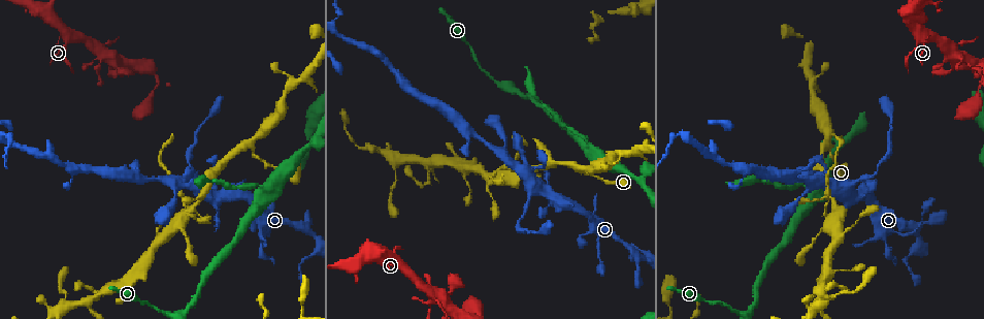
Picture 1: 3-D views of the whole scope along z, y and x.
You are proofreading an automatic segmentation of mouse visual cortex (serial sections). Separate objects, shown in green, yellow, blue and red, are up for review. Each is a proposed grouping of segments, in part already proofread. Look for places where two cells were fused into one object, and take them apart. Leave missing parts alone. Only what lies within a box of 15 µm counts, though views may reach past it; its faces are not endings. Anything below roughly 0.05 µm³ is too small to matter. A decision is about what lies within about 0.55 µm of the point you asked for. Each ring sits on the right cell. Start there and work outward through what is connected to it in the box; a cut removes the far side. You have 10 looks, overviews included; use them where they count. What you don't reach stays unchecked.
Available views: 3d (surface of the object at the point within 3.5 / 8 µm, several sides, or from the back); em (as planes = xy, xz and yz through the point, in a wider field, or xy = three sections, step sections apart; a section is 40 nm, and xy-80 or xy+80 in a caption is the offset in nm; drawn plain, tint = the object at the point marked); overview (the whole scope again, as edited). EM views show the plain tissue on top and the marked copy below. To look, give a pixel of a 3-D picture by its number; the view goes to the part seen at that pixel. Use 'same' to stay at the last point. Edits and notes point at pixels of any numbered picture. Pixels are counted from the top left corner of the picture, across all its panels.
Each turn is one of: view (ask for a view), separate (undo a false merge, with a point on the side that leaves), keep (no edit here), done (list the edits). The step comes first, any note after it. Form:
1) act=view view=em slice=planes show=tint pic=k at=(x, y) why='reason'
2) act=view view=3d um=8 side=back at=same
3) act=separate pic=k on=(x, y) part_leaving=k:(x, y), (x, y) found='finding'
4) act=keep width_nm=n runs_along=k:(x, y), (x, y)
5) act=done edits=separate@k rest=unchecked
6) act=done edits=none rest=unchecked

act=view view=3d um=3.5 pic=1 at=(581, 237) why='calibre changes'

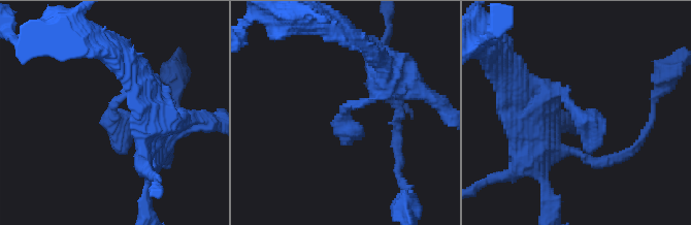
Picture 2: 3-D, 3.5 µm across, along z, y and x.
act=view view=em slice=xy step=2 show=tint pic=2 at=(578, 112)

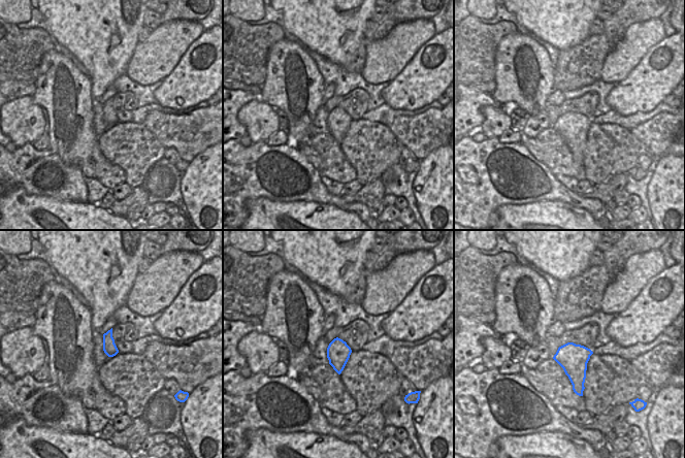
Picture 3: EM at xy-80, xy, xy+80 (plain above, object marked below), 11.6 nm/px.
act=keep found='all the same cell'

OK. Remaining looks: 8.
act=view view=3d um=3.5 pic=1 at=(836, 208) why='thin neck'

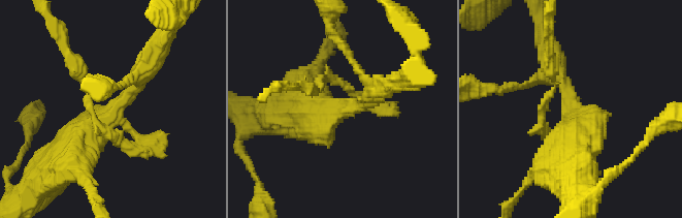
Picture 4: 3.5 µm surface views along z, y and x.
act=view view=em slice=xy step=1 show=tint pic=4 at=(346, 109) why='need the tissue'

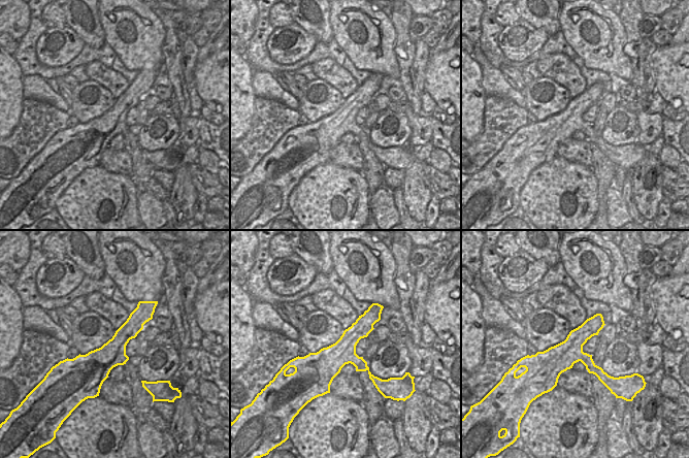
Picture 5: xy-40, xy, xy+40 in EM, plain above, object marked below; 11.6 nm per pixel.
act=view view=em slice=xy step=5 show=tint at=same why='cut it another way'

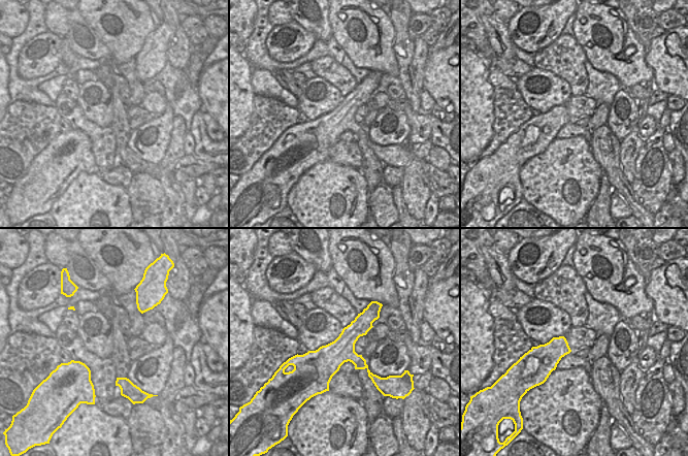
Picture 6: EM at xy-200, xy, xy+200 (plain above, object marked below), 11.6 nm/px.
act=keep width_nm=320 runs_along=6:(377, 314), (325, 360), (303, 360) found='all the same cell'

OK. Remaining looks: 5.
act=view view=3d um=8 pic=1 at=(430, 301) why='looks like a crossing'

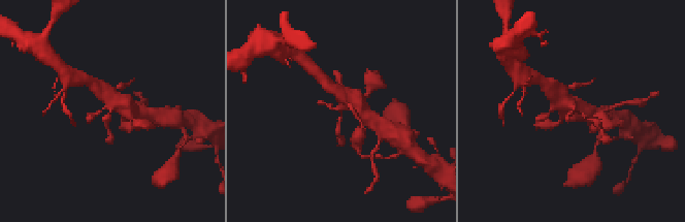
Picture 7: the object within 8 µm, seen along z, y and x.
act=view view=3d um=3.5 side=back pic=7 at=(569, 106)

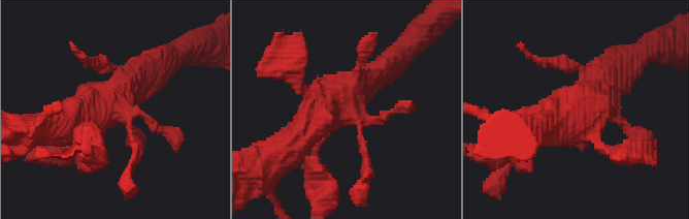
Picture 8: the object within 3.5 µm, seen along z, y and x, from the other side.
act=view view=em slice=xy step=3 show=tint pic=8 at=(122, 112) why='now the EM'

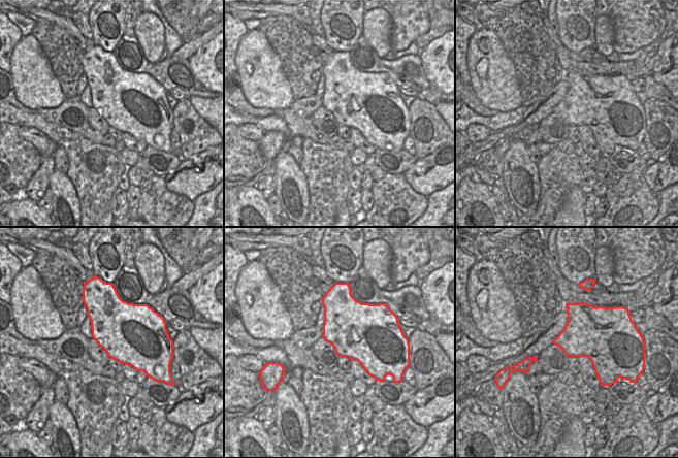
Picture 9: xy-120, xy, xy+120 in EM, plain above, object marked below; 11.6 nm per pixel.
act=keep runs_along=8:(387, 67), (332, 101), (288, 147) found='continuous, no second cell'

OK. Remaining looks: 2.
act=view view=3d um=3.5 pic=1 at=(842, 147) why='arms part here'

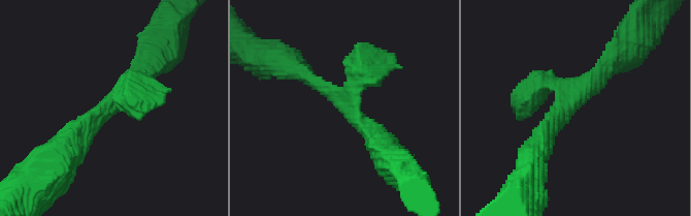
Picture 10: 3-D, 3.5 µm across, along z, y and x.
act=view view=em slice=xy step=2 show=tint pic=10 at=(111, 101) why='now the EM'

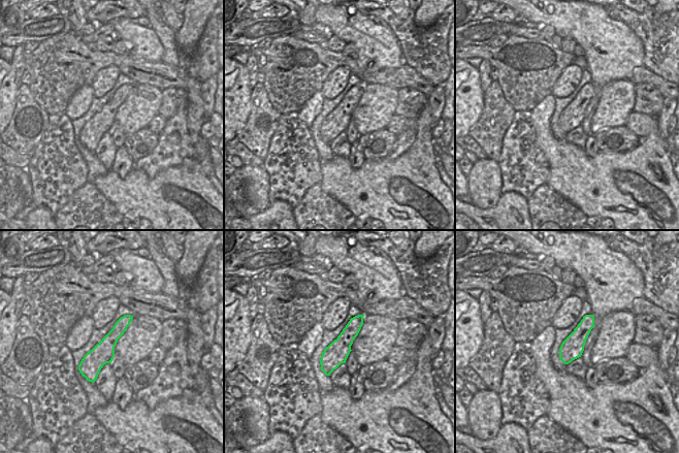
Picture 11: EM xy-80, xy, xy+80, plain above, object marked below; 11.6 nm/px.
act=keep width_nm=260 runs_along=11:(128, 317), (91, 364), (89, 378) found='all the same cell'

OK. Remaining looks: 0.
act=done edits=none rest=unchecked

